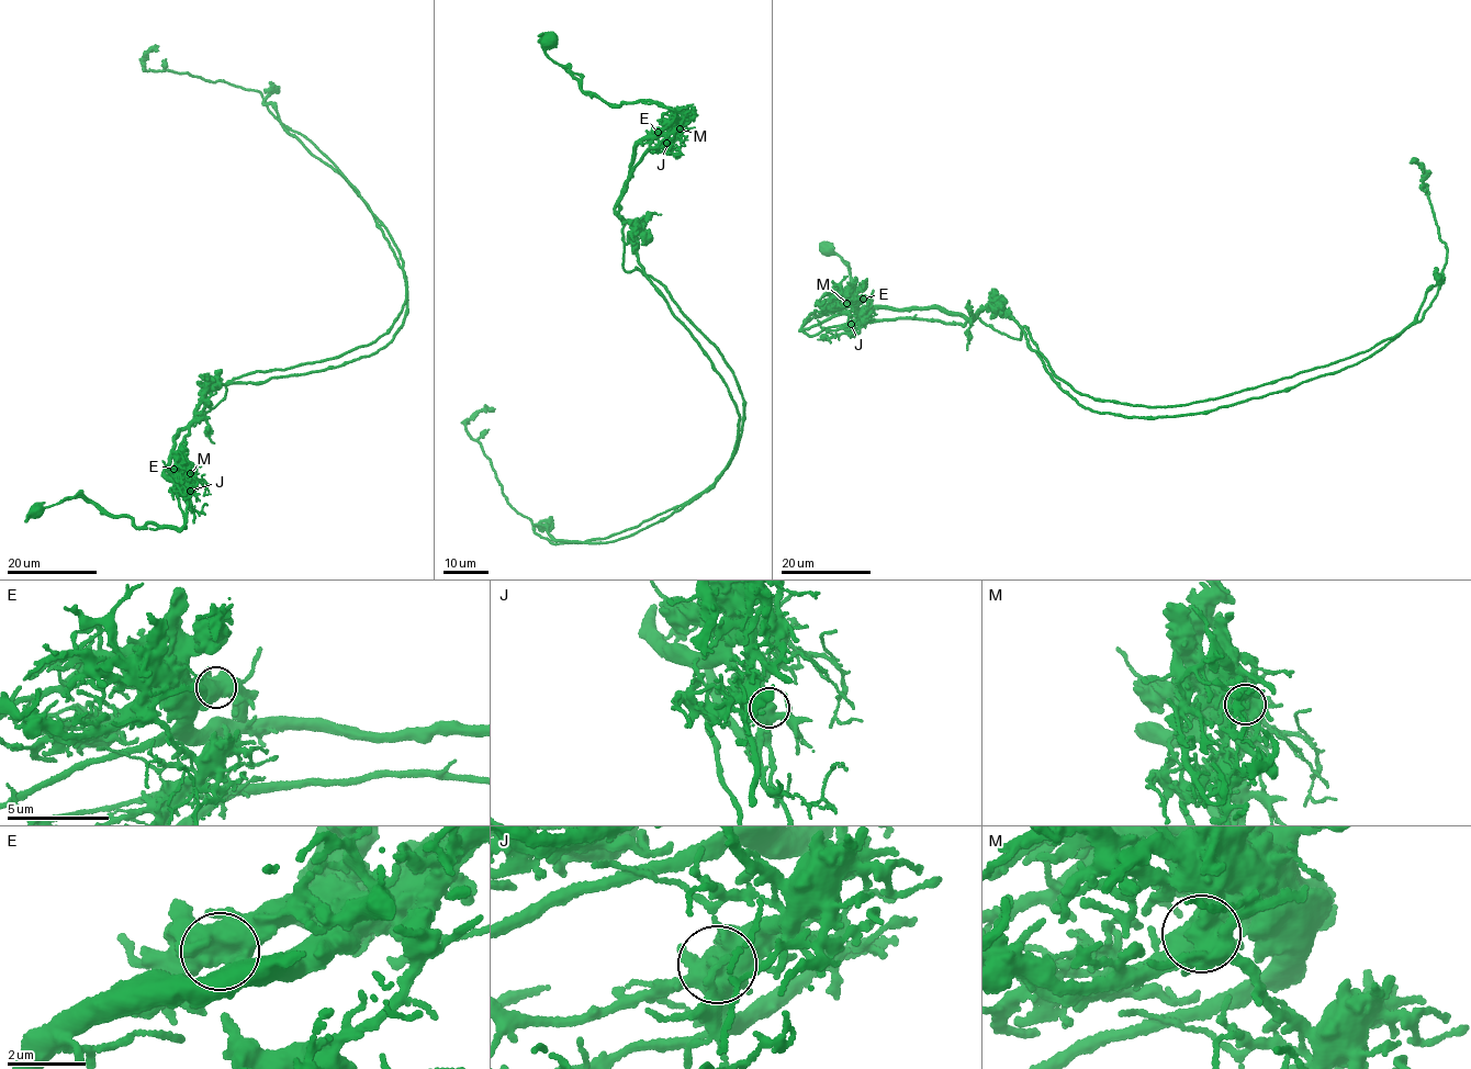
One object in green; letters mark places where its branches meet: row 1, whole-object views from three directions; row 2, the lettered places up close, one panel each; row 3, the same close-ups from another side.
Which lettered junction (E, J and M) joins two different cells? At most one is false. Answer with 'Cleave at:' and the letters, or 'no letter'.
Cleave at: M

